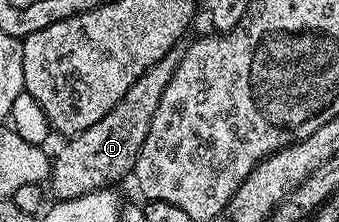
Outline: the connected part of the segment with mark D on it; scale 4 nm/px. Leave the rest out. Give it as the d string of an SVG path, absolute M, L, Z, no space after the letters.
M175 50L165 54L165 58L158 60L148 72L141 74L141 78L137 78L137 82L133 82L133 86L129 86L125 98L121 98L121 102L117 102L117 106L113 106L113 110L109 110L109 114L105 114L101 122L93 122L89 130L81 130L77 135L70 137L64 143L67 145L59 153L54 153L49 177L49 192L56 201L72 200L90 192L100 192L102 188L111 188L118 180L123 180L126 176L128 179L134 173L135 163L141 154L141 146L145 142L145 134L149 134L153 114L157 114L157 102L161 102L161 94L165 94L165 86L169 86L169 78L173 78L179 65L179 58L180 53Z

